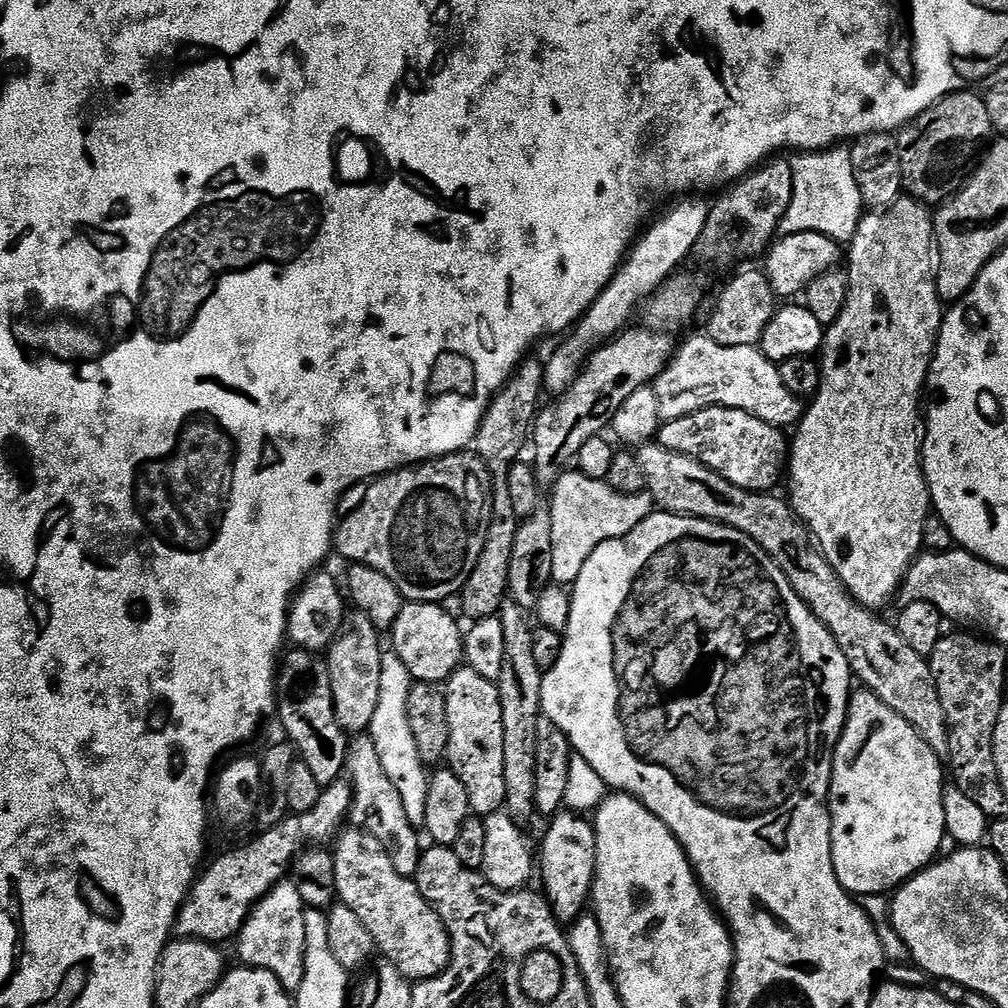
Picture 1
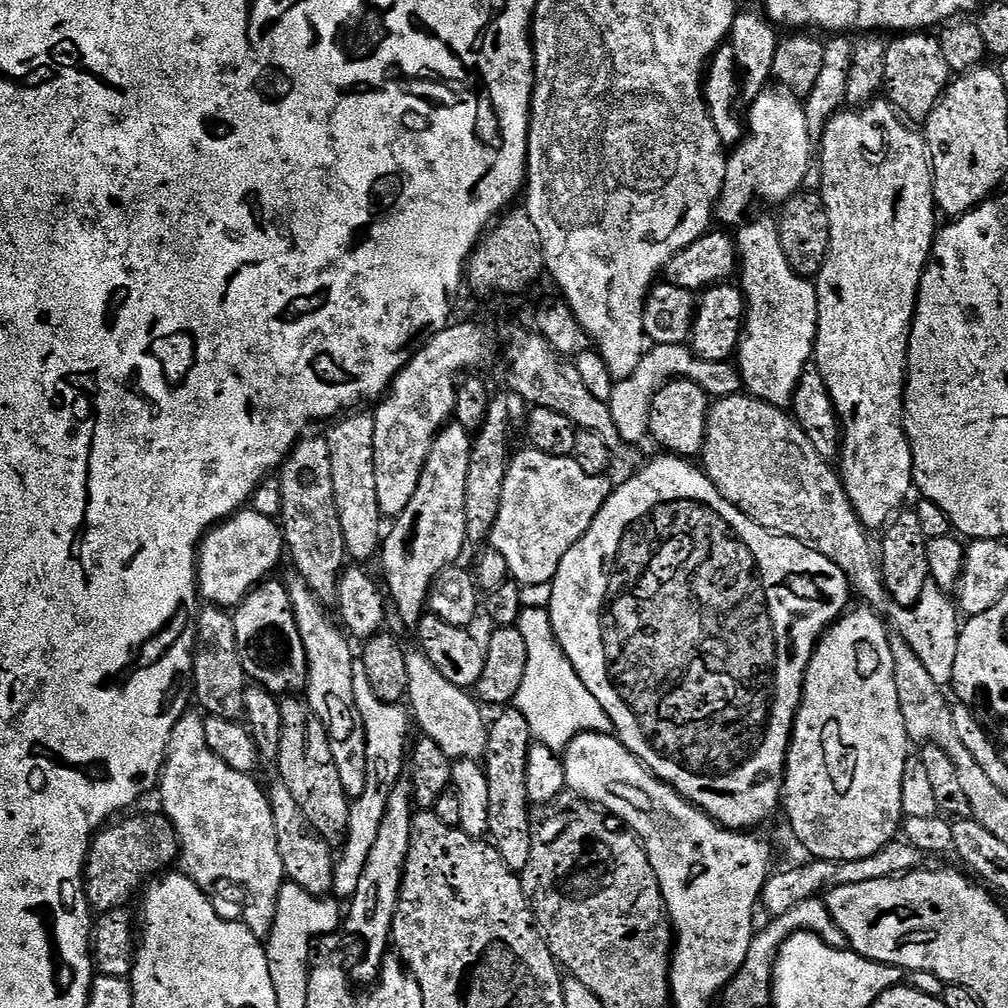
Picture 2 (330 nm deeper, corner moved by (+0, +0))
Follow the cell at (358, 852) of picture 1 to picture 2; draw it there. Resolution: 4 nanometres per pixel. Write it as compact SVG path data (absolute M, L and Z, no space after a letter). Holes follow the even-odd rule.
M288 698L281 703L282 742L276 759L280 768L279 783L290 790L309 829L324 842L339 841L347 833L352 813L350 799L343 792L338 766L331 754L331 742L324 724L312 714L307 703L300 698Z

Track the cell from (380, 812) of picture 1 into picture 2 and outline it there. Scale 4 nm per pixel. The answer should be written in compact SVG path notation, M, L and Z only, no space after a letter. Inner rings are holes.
M294 570L288 572L284 576L284 581L307 654L308 684L304 692L306 703L312 714L325 726L328 740L331 742L331 754L334 755L335 765L338 766L343 792L350 800L355 800L365 790L366 764L365 728L354 698L352 678L354 653L348 644L349 639L328 622L323 605L306 586L305 580Z

